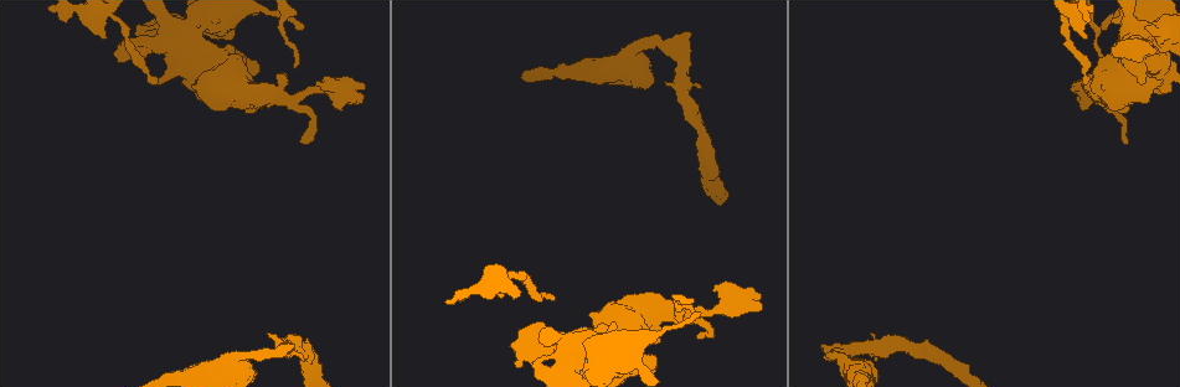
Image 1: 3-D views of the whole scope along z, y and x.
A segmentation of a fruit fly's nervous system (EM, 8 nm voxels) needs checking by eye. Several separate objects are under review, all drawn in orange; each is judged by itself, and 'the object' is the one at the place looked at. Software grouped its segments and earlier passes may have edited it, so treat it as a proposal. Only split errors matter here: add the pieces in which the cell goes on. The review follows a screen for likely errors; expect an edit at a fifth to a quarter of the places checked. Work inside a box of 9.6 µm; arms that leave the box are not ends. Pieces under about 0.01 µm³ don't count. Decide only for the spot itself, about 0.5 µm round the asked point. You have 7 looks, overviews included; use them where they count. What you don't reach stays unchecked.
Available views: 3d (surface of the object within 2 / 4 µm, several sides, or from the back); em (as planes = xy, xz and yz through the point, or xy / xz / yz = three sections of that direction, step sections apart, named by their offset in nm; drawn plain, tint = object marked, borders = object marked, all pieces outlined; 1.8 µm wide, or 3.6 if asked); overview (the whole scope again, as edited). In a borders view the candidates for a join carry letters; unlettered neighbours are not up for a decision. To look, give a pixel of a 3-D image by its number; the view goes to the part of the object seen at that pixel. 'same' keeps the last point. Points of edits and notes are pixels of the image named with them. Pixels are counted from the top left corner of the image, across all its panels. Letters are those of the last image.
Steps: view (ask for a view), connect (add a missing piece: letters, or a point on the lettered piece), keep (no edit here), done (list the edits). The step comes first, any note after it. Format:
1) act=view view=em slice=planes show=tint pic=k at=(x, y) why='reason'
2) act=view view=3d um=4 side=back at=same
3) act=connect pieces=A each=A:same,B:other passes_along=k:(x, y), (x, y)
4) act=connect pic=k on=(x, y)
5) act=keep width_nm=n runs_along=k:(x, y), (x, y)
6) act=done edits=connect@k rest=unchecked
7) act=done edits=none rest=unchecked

act=view view=em um=3.6 slice=planes show=borders pic=1 at=(545, 374) why='sharp bend'

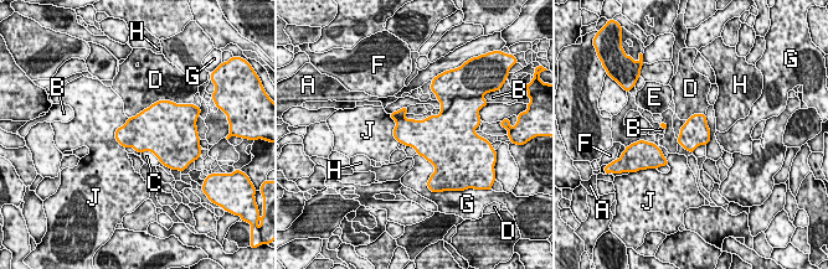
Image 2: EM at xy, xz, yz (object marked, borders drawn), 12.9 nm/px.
act=keep width_nm=360 each=A:other,B:other,C:other,D:other,E:other,F:other,G:other,H:other,J:other border=2:(164, 99), (155, 101), (128, 118) found='no lettered piece goes on from it'

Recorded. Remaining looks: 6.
act=view view=em slice=xy step=4 show=borders pic=1 at=(1086, 38) why='free end'

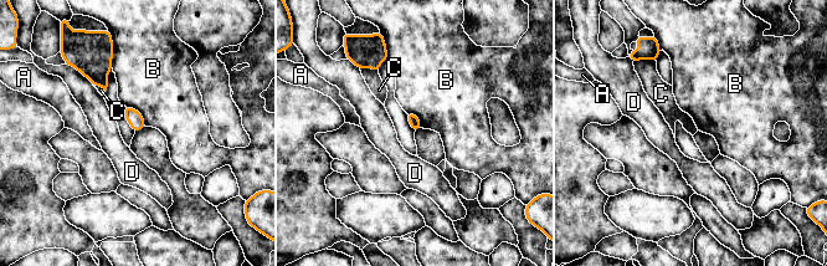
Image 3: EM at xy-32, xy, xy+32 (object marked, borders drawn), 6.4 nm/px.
act=view view=em slice=planes show=borders at=same why='cut it another way'

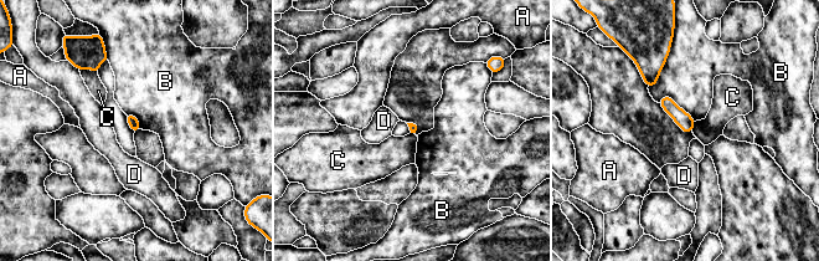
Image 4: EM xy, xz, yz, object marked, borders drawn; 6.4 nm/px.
act=keep each=A:other,B:other,C:other,D:other border=4:(80, 70), (88, 68), (97, 72) found='no lettered piece goes on from it'

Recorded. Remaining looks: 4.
act=view view=em slice=planes show=borders pic=1 at=(270, 351) why='arms part here'

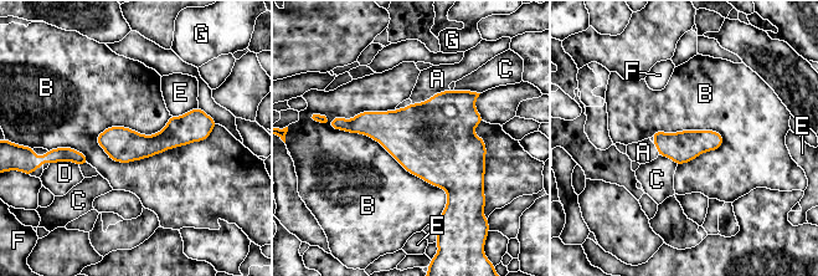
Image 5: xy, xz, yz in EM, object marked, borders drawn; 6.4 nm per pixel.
act=connect pieces=A each=A:same,B:other,C:other,D:other,E:other,F:other,G:other passes_along=5:(438, 133), (432, 96), (437, 78) found='it goes on there'

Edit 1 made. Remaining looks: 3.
act=done edits=connect@5 rest=unchecked

